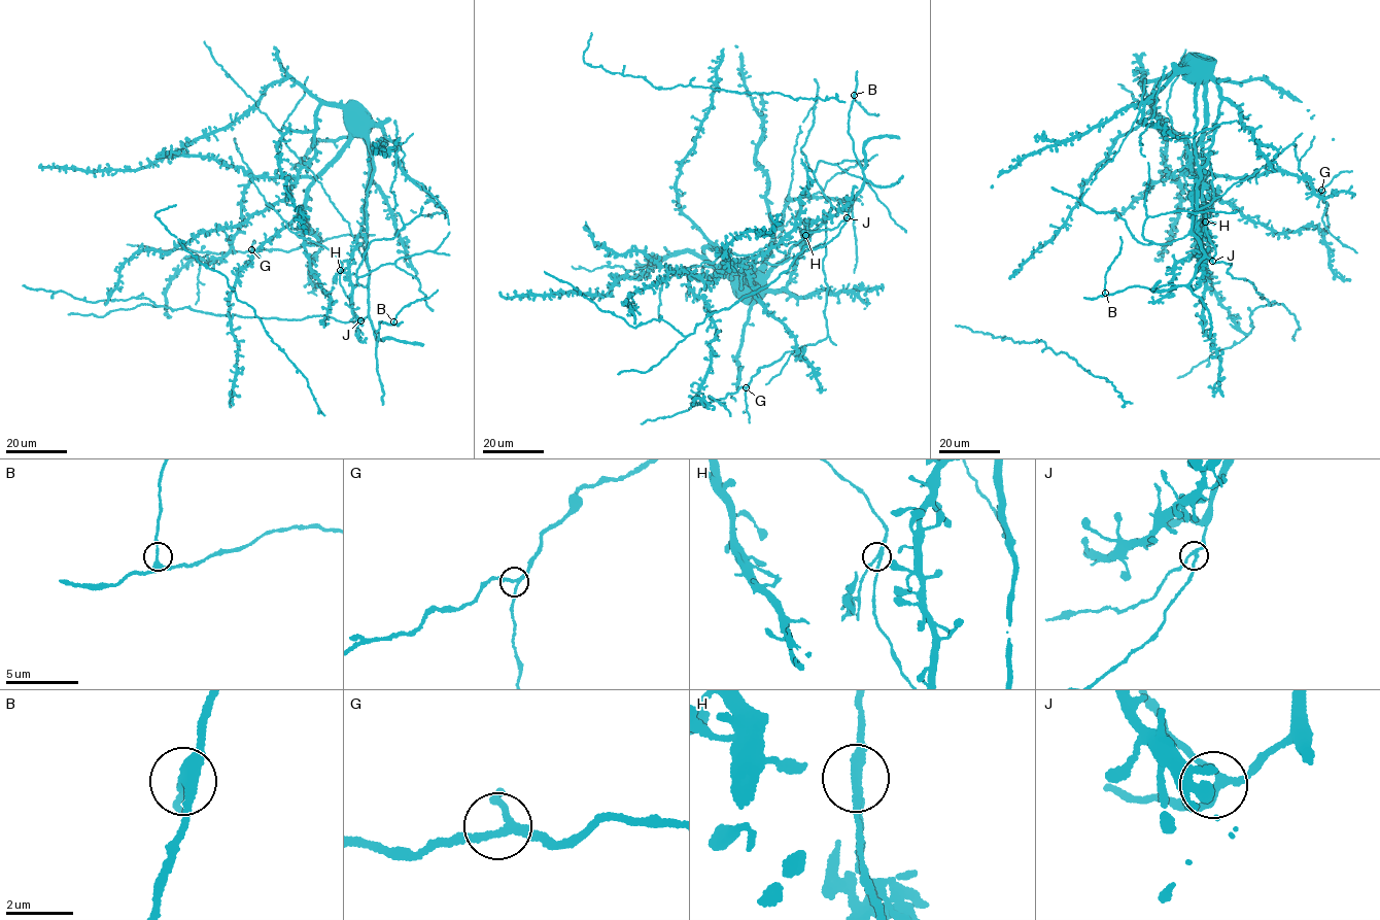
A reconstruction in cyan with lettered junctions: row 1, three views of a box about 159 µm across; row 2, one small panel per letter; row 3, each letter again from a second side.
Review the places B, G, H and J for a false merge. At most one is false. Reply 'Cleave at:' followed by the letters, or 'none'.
Cleave at: H

